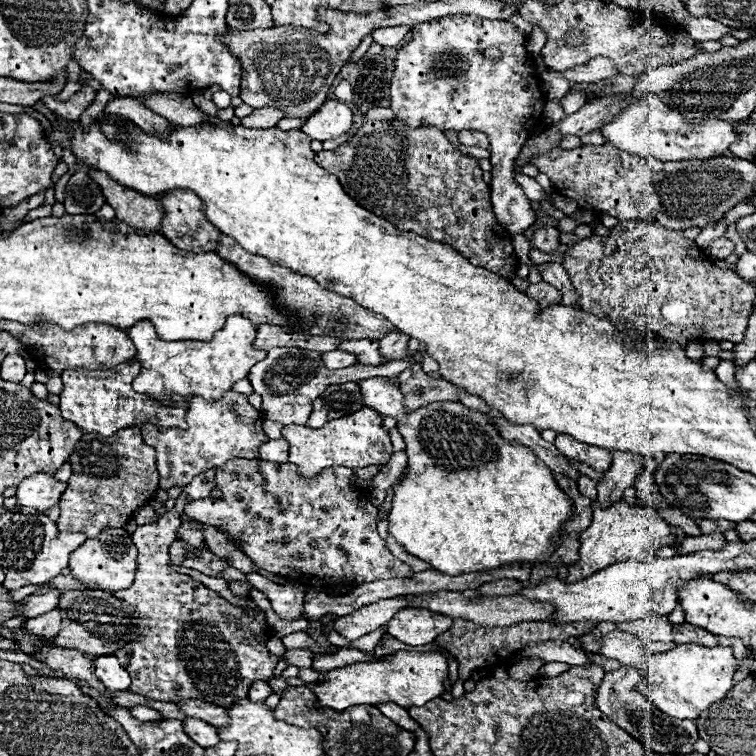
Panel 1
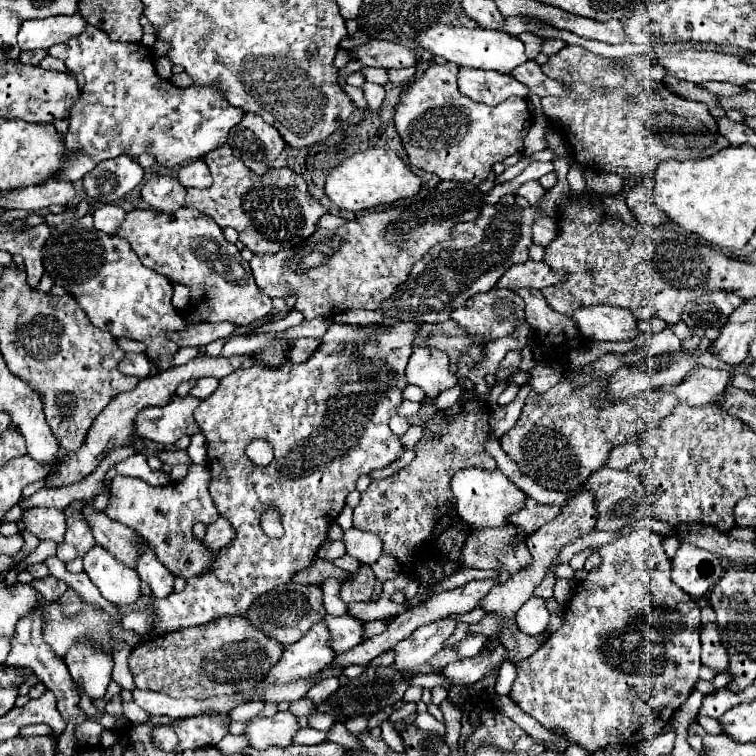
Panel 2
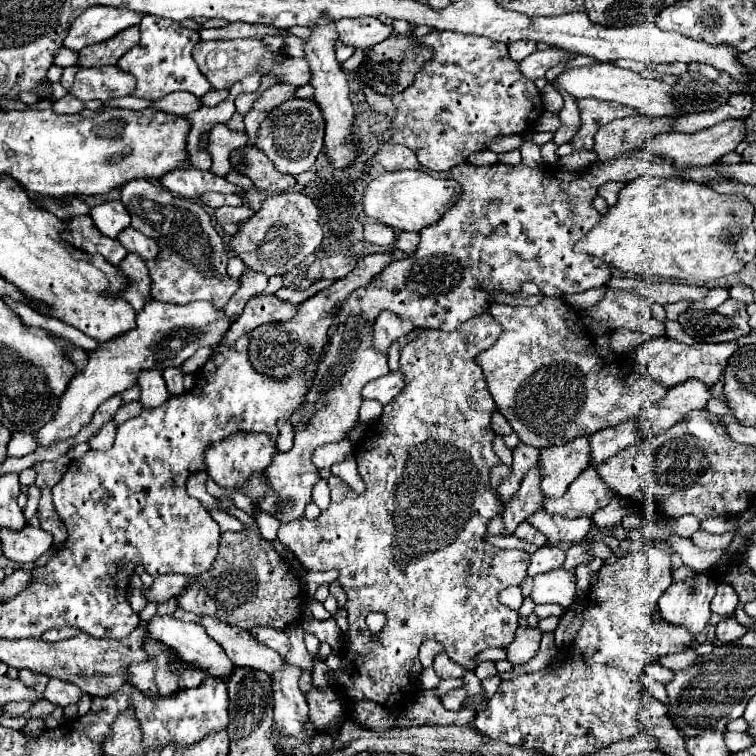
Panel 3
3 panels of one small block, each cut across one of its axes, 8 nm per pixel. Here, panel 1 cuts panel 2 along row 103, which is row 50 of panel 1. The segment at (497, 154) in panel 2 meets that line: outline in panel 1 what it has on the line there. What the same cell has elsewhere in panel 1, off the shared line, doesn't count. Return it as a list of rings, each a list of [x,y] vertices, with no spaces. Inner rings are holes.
[[[448,16],[442,20],[432,20],[412,28],[412,40],[398,50],[396,68],[390,82],[390,108],[408,126],[436,126],[440,130],[480,130],[490,140],[492,152],[492,204],[496,220],[510,234],[524,234],[536,220],[530,200],[524,196],[520,184],[514,182],[512,164],[520,154],[524,142],[532,136],[534,126],[542,118],[542,108],[546,104],[540,92],[538,76],[533,72],[533,60],[526,49],[526,34],[518,32],[508,20],[482,20],[480,16]],[[498,46],[504,56],[500,60],[488,60],[480,50]]]

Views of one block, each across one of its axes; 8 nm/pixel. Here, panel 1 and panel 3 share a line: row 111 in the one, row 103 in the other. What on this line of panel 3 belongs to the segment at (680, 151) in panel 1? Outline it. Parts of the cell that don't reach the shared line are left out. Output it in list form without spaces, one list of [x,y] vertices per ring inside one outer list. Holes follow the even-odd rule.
[[[590,64],[590,66],[578,66],[560,72],[552,86],[574,96],[574,98],[598,98],[598,100],[612,100],[620,102],[624,106],[636,108],[646,116],[676,116],[678,108],[672,100],[672,88],[664,86],[660,80],[648,80],[638,72],[618,68],[616,64]]]

